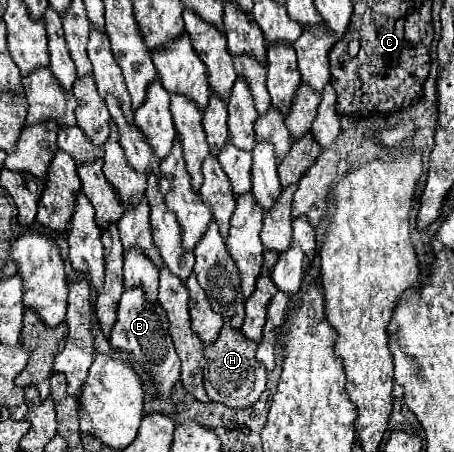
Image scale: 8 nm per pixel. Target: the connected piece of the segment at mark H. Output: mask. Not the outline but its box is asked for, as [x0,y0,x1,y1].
[203,319,267,409]

